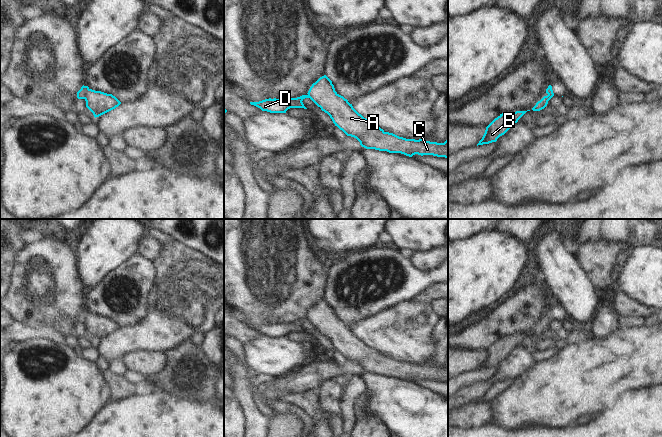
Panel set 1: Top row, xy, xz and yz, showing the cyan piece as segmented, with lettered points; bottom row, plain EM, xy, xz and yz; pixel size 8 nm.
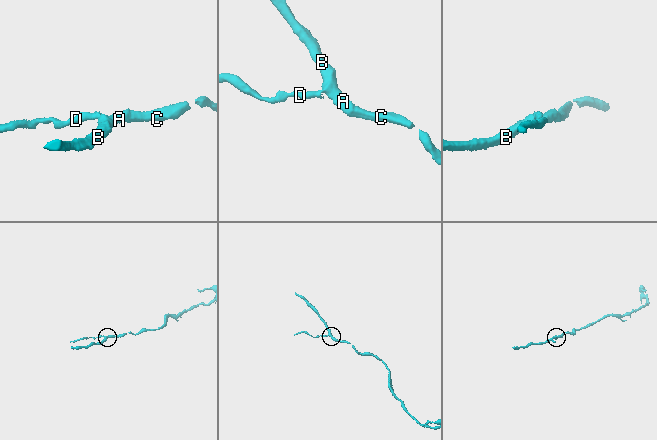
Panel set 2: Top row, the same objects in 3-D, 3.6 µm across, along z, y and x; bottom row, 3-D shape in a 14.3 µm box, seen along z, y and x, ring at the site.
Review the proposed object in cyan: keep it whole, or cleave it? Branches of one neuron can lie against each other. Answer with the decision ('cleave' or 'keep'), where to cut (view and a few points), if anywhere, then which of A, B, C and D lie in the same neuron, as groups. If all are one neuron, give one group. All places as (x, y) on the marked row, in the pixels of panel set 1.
cleave; cut in xy along (89, 89), (84, 98); A B C / D

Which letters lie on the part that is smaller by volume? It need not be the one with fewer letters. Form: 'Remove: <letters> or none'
Remove: D

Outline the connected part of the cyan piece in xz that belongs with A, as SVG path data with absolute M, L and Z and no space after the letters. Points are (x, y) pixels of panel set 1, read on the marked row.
M326 75L313 83L307 94L330 116L335 126L347 136L356 138L366 149L401 153L409 157L418 154L448 158L448 140L437 143L424 139L406 139L373 126L335 91L332 81Z

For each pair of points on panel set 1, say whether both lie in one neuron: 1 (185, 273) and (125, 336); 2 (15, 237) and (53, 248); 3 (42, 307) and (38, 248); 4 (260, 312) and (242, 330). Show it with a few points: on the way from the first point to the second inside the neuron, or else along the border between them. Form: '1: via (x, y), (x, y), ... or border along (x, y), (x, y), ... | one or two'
1: via (183, 292), (144, 331) | one
2: border along (24, 246), (16, 256), (14, 268) | two
3: via (42, 292), (41, 263) | one
4: border along (242, 320), (249, 327) | two

